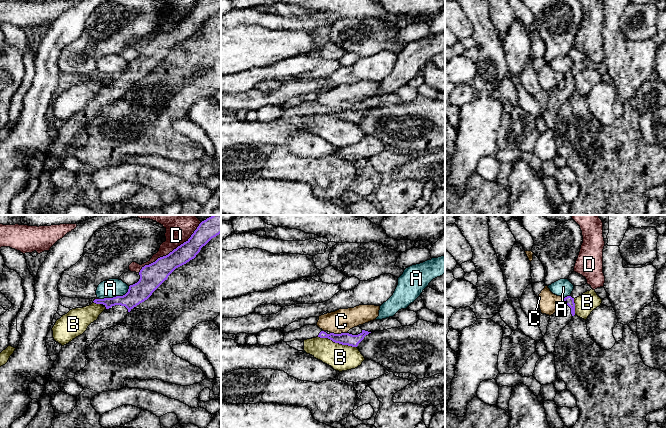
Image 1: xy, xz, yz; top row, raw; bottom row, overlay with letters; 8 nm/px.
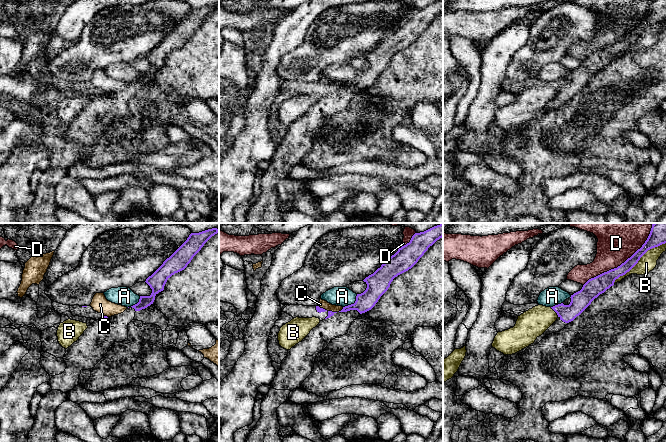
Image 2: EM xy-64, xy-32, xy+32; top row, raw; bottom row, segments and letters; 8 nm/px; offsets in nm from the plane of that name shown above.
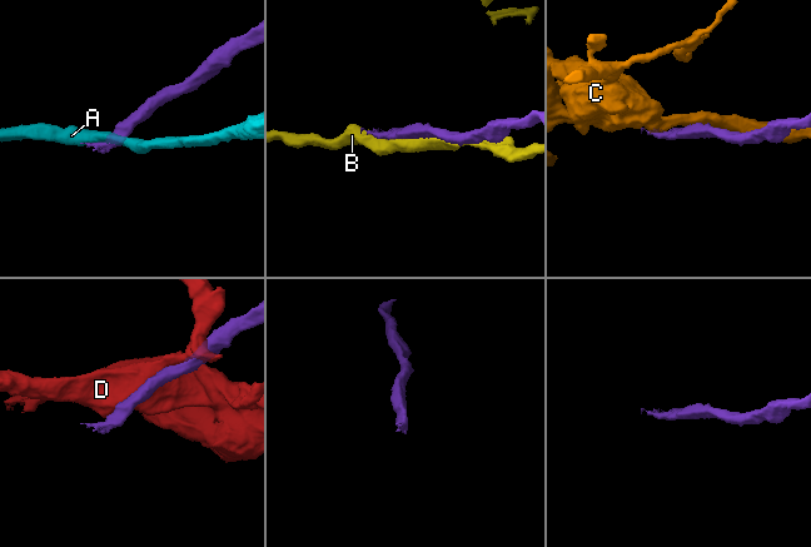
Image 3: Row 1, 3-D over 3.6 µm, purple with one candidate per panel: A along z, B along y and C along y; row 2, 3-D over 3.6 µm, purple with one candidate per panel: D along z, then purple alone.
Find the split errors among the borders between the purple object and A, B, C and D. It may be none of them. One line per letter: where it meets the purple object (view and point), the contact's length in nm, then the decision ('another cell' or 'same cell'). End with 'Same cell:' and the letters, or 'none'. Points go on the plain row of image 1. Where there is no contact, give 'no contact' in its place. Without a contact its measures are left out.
A: contact xy (116, 72); length 260 nm; another cell
B: contact xz (337, 118); length 320 nm; another cell
C: contact xz (338, 110); length 140 nm; another cell
D: contact xy (170, 28); length 650 nm; another cell
Same cell: none

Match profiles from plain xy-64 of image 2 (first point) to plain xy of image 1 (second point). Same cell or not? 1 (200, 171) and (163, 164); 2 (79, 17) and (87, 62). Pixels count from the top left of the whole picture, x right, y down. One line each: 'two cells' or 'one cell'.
1: one cell
2: two cells

